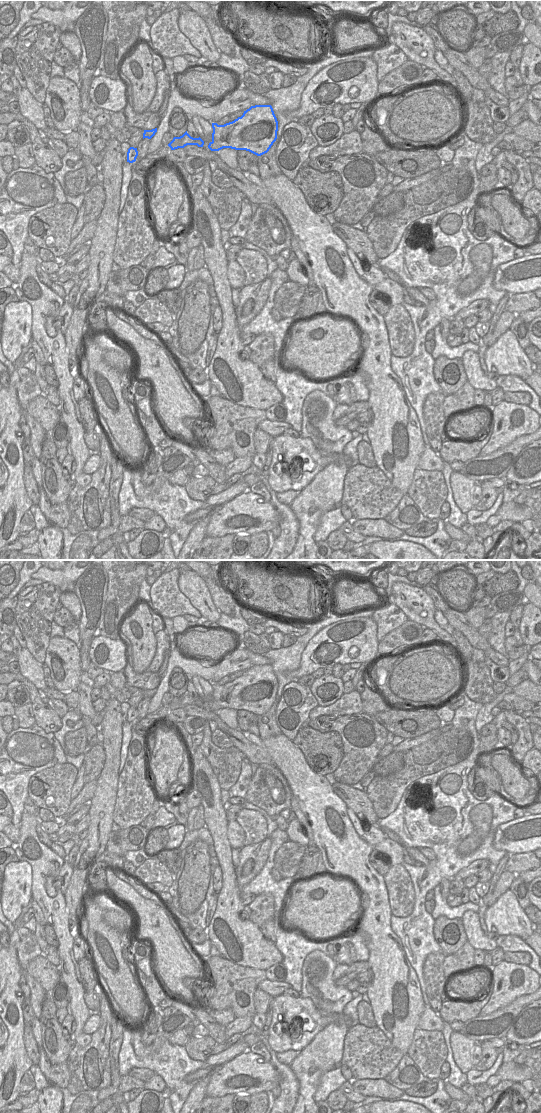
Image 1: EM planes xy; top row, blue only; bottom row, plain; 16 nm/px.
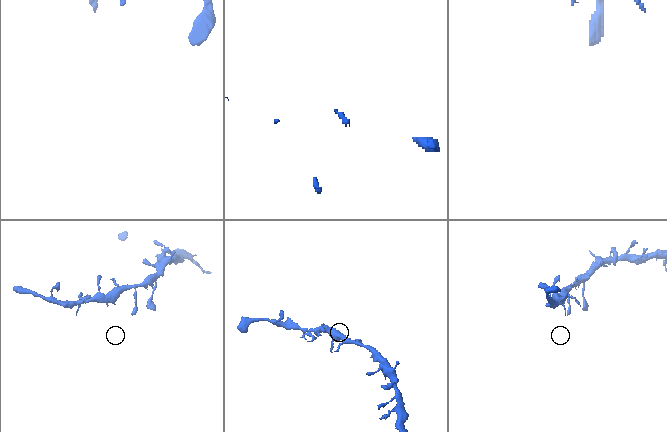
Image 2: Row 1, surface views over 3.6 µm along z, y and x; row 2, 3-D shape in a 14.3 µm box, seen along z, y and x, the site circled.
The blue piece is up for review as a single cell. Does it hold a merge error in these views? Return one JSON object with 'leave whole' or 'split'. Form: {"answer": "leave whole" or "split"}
{"answer": "split"}

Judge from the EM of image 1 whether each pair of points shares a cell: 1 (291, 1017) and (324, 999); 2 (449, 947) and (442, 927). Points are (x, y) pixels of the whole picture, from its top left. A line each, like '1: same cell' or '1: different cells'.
1: different cells
2: same cell

